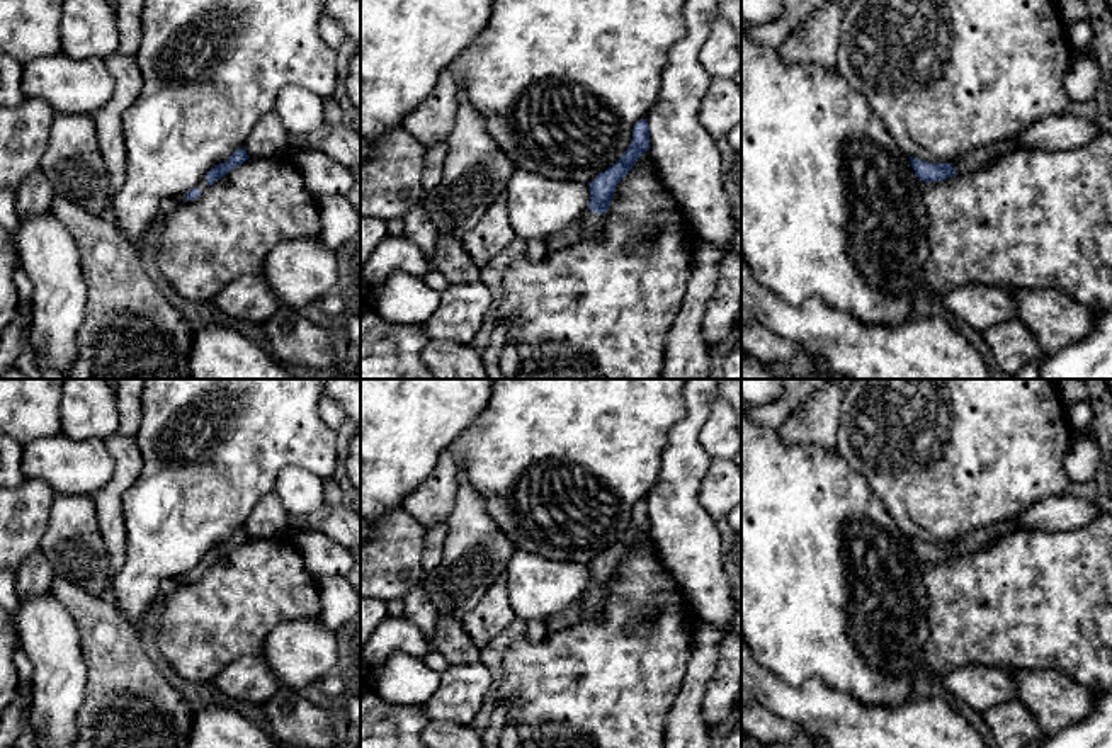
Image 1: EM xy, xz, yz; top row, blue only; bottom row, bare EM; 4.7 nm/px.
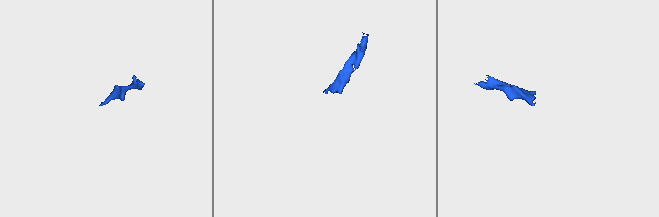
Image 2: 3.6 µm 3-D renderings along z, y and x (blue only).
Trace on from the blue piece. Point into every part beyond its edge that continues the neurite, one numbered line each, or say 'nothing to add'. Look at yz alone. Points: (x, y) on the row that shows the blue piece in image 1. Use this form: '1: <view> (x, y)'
1: yz (980, 157)

